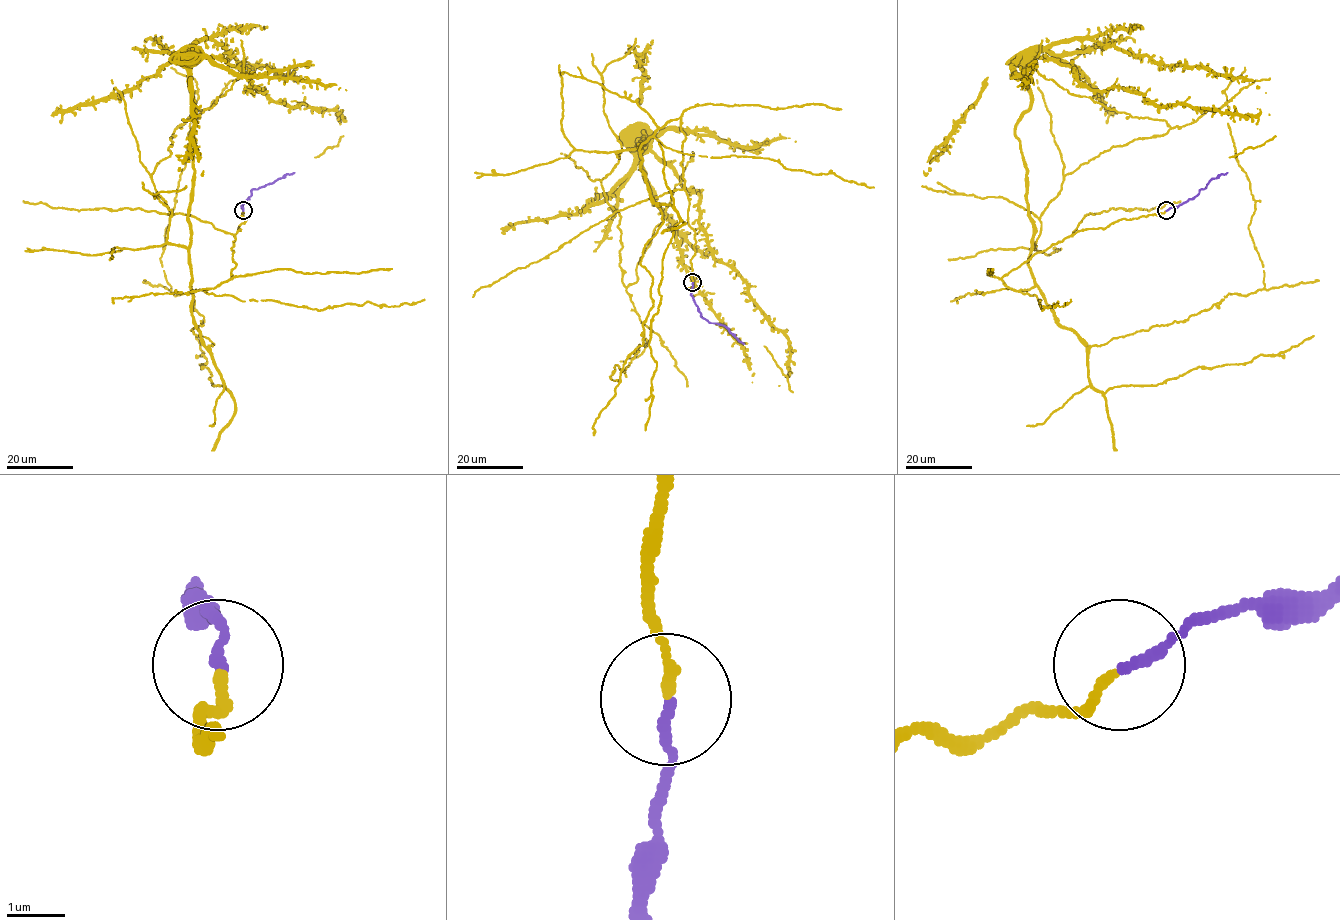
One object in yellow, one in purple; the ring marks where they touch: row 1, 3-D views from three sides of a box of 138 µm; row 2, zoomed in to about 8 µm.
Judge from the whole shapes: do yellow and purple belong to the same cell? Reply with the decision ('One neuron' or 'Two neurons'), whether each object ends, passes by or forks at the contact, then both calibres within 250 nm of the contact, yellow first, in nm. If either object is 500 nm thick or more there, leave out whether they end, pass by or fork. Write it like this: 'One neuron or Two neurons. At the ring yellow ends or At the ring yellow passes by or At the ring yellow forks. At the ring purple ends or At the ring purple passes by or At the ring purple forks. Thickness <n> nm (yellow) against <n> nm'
One neuron. At the ring yellow ends. At the ring purple ends. Thickness 160 nm (yellow) against 170 nm

